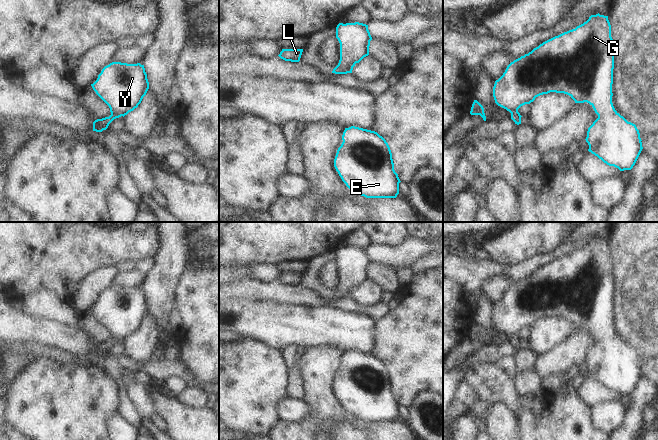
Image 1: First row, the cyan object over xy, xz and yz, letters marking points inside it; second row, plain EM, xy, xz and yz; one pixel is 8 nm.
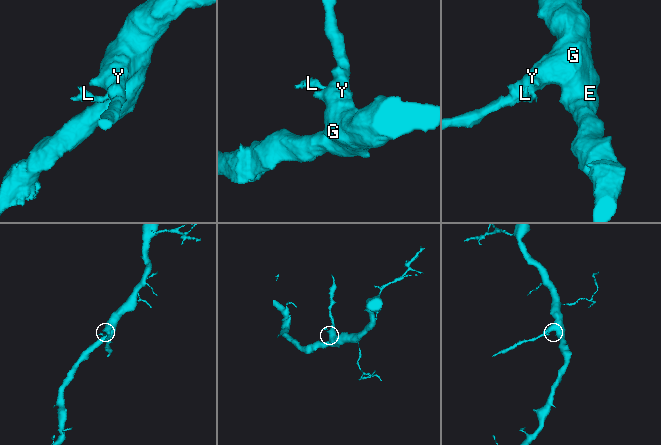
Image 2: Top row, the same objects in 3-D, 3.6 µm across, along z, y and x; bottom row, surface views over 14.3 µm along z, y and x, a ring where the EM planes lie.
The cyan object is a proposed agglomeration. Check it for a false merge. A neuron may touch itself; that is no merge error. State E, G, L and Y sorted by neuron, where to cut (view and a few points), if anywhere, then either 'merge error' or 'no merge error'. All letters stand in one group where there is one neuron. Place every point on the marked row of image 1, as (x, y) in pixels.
E G Y / L; cut in xz along (336, 66), (347, 72); merge error

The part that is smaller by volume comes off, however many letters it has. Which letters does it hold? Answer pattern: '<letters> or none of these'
L

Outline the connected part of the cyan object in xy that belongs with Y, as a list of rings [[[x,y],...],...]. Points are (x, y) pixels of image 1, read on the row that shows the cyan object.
[[[112,62],[102,69],[97,80],[91,86],[96,94],[109,106],[110,112],[124,117],[141,103],[149,89],[149,82],[144,65]]]

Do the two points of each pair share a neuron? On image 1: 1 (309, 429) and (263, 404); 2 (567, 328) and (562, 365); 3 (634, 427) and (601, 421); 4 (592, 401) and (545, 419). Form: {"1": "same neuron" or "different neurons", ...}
{"1": "different neurons", "2": "different neurons", "3": "different neurons", "4": "different neurons"}

